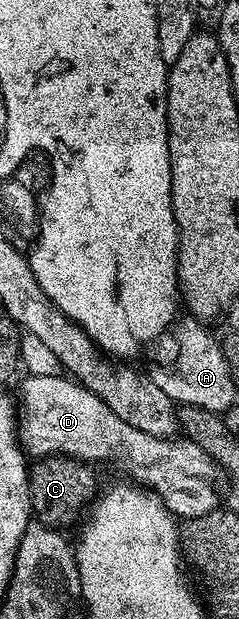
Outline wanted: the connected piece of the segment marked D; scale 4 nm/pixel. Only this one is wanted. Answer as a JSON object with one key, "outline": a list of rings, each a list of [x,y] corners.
{"outline":[[[33,376],[25,377],[19,389],[19,424],[17,435],[20,445],[30,458],[58,455],[77,458],[79,461],[96,463],[95,461],[111,461],[123,467],[124,473],[136,484],[147,488],[158,495],[171,513],[179,519],[190,519],[209,514],[221,503],[221,493],[217,491],[217,483],[221,481],[221,470],[207,452],[199,444],[185,439],[173,439],[148,435],[139,431],[123,419],[112,413],[111,409],[97,394],[89,391],[78,381],[68,376]]]}

